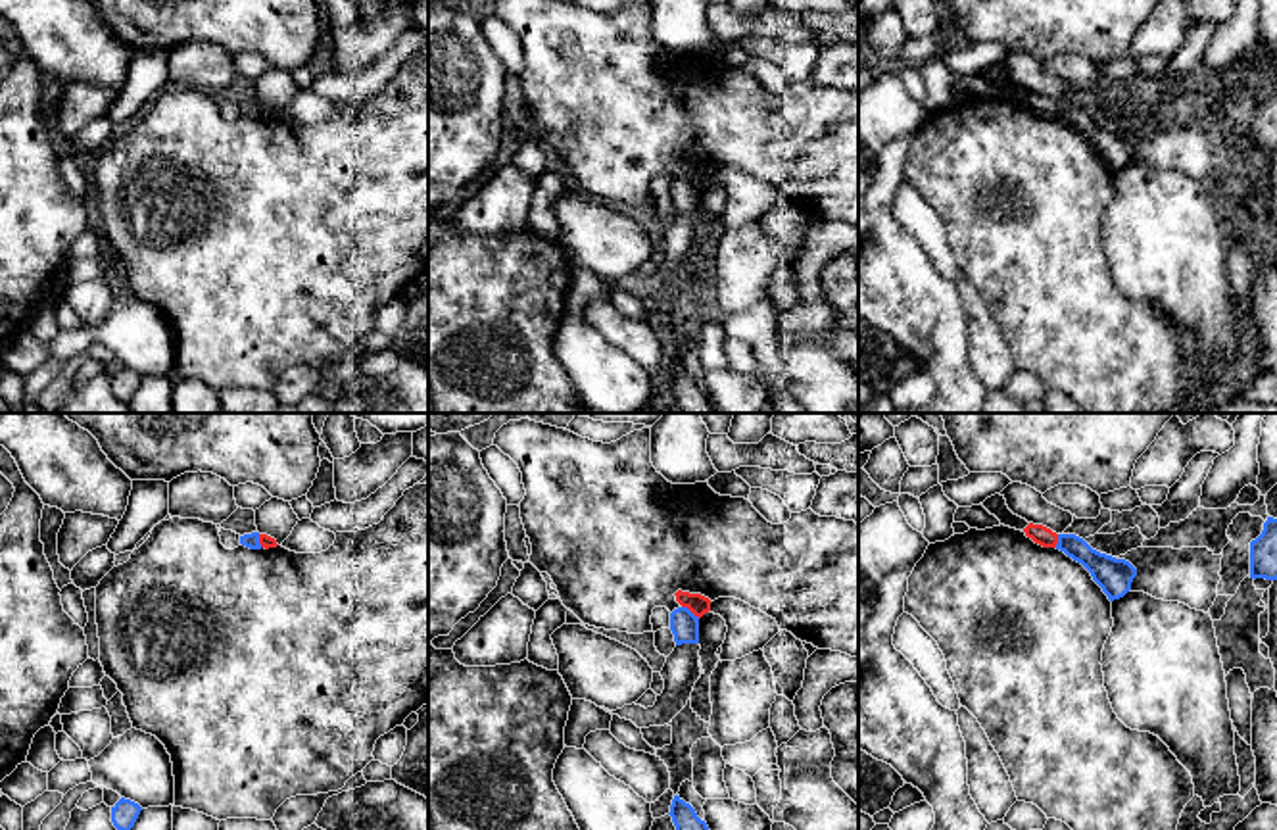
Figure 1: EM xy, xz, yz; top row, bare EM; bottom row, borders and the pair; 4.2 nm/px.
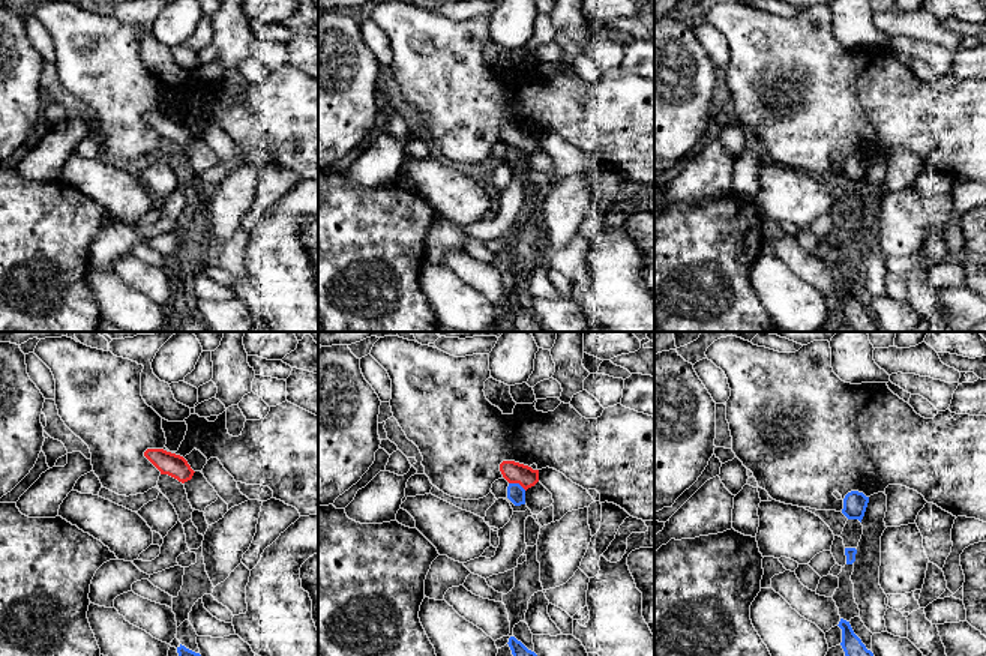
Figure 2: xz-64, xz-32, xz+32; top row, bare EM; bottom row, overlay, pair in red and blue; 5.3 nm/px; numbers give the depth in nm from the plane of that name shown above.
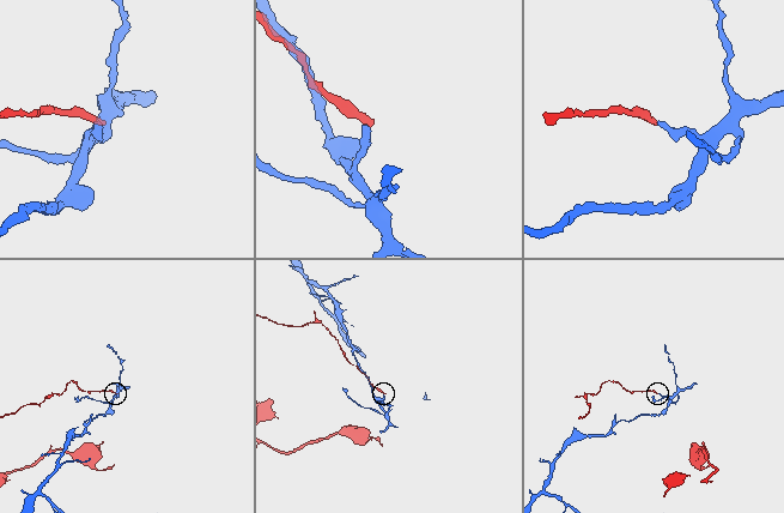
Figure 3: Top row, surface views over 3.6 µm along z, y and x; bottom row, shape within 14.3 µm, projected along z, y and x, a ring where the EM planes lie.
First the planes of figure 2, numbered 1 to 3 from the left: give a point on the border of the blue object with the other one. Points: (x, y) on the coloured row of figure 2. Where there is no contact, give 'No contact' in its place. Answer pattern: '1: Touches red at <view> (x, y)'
1: No contact
2: Touches red at xz-32 (518, 482)
3: No contact

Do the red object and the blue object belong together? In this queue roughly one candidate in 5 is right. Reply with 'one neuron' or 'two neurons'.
two neurons

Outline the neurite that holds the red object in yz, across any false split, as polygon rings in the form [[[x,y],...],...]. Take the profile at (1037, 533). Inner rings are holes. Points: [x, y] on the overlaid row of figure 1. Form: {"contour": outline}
{"contour": [[[1029,523],[1024,528],[1024,532],[1027,538],[1031,538],[1035,544],[1039,544],[1043,548],[1056,548],[1056,544],[1058,544],[1058,534],[1043,525]]]}

